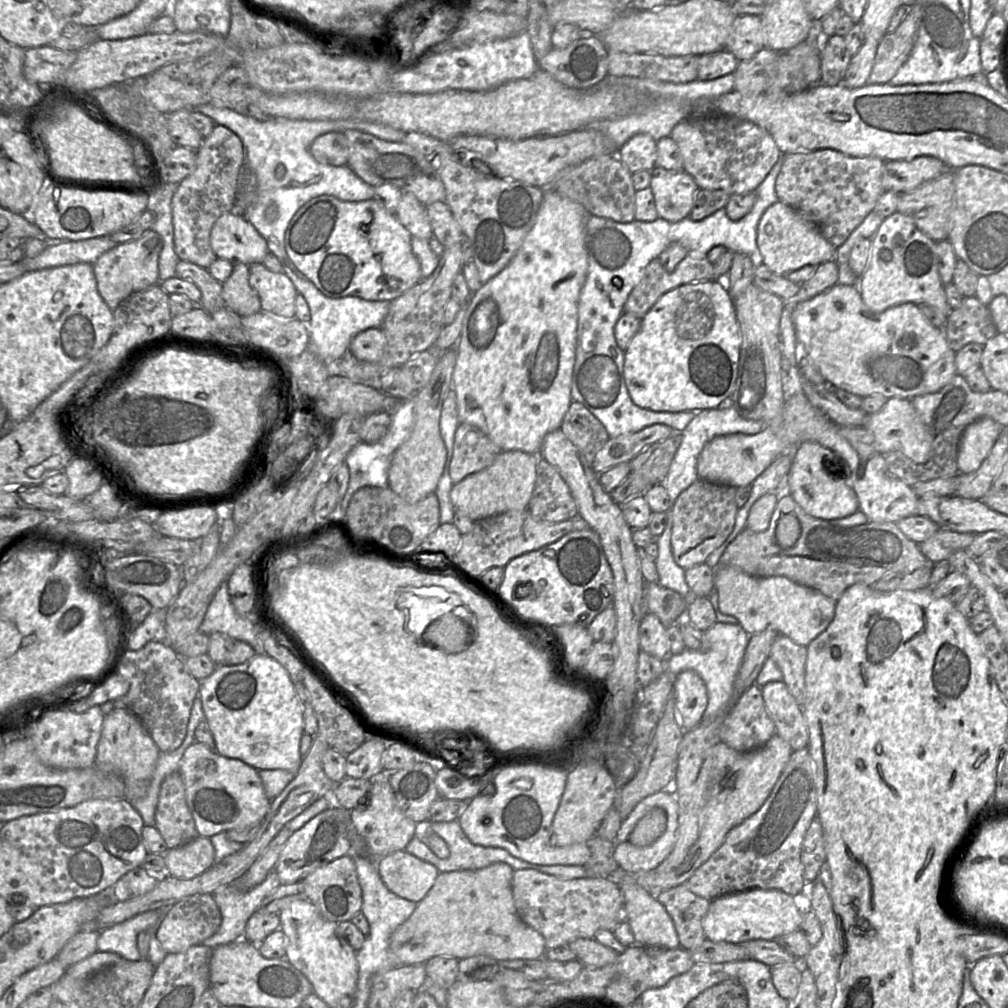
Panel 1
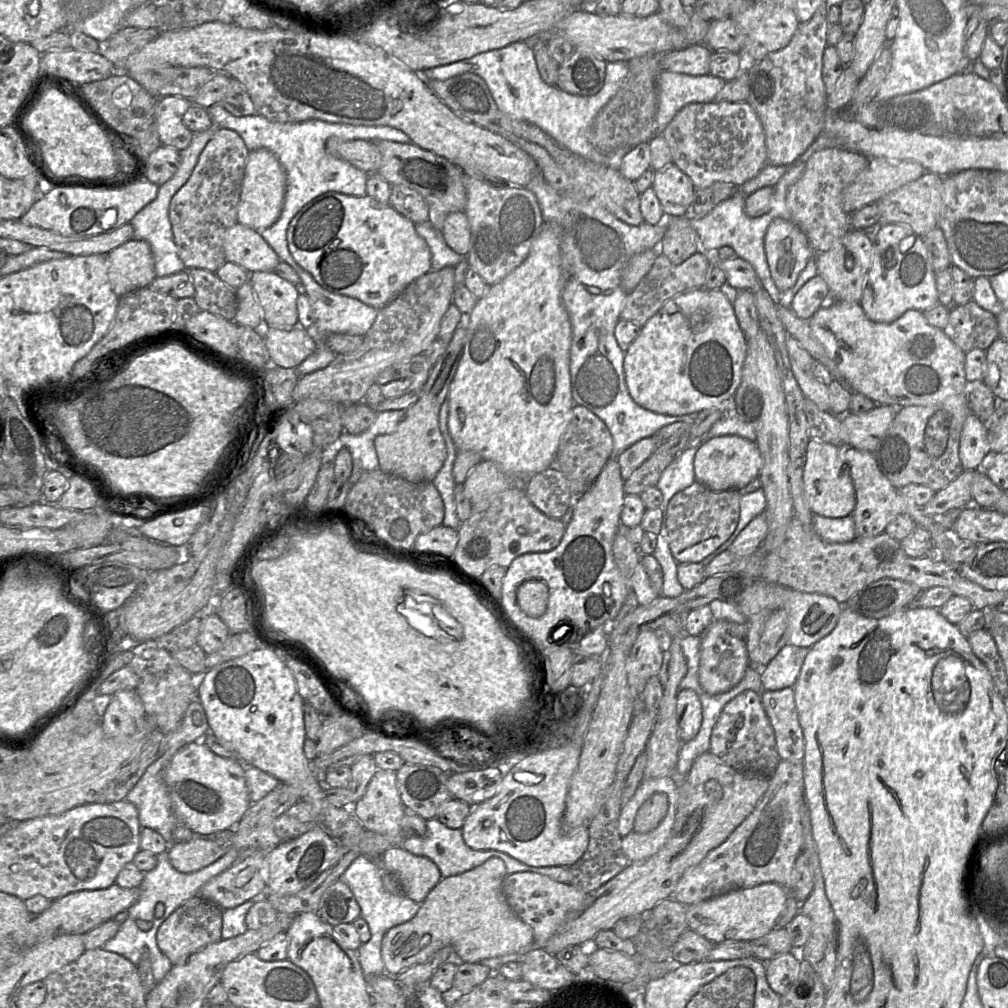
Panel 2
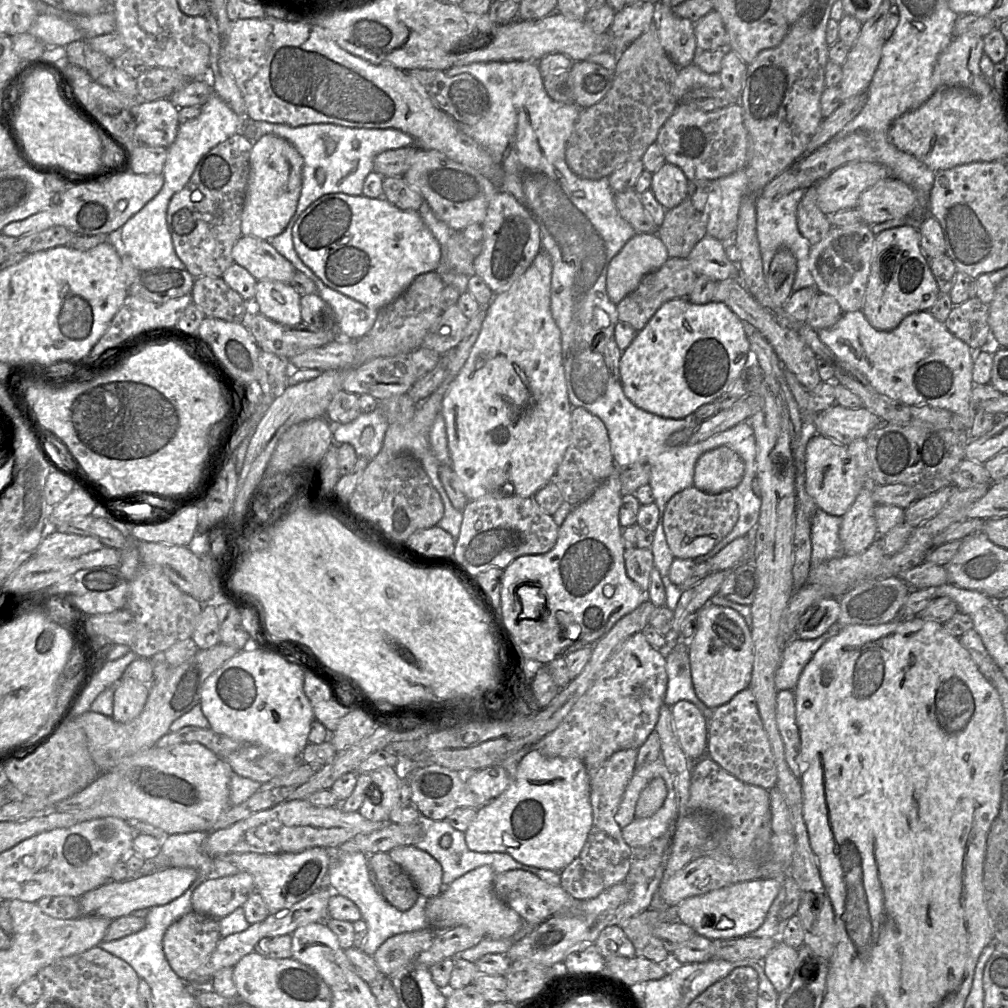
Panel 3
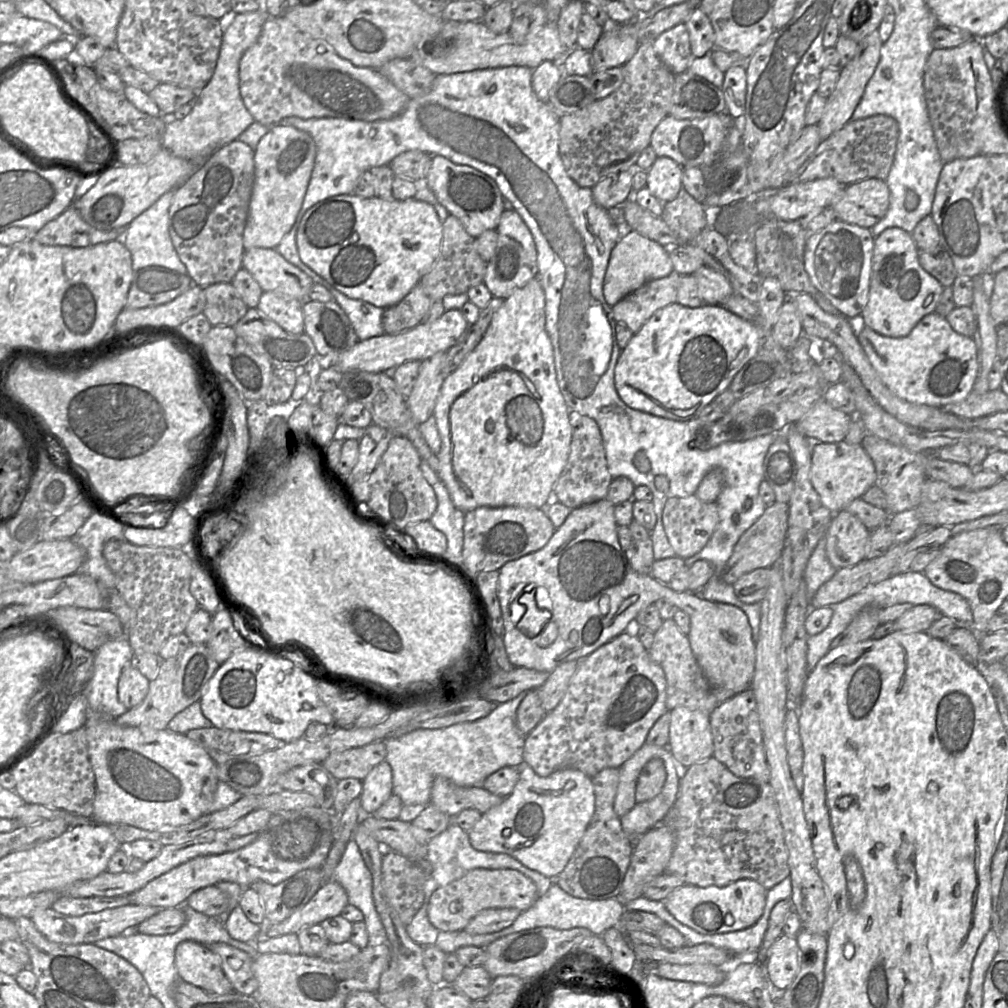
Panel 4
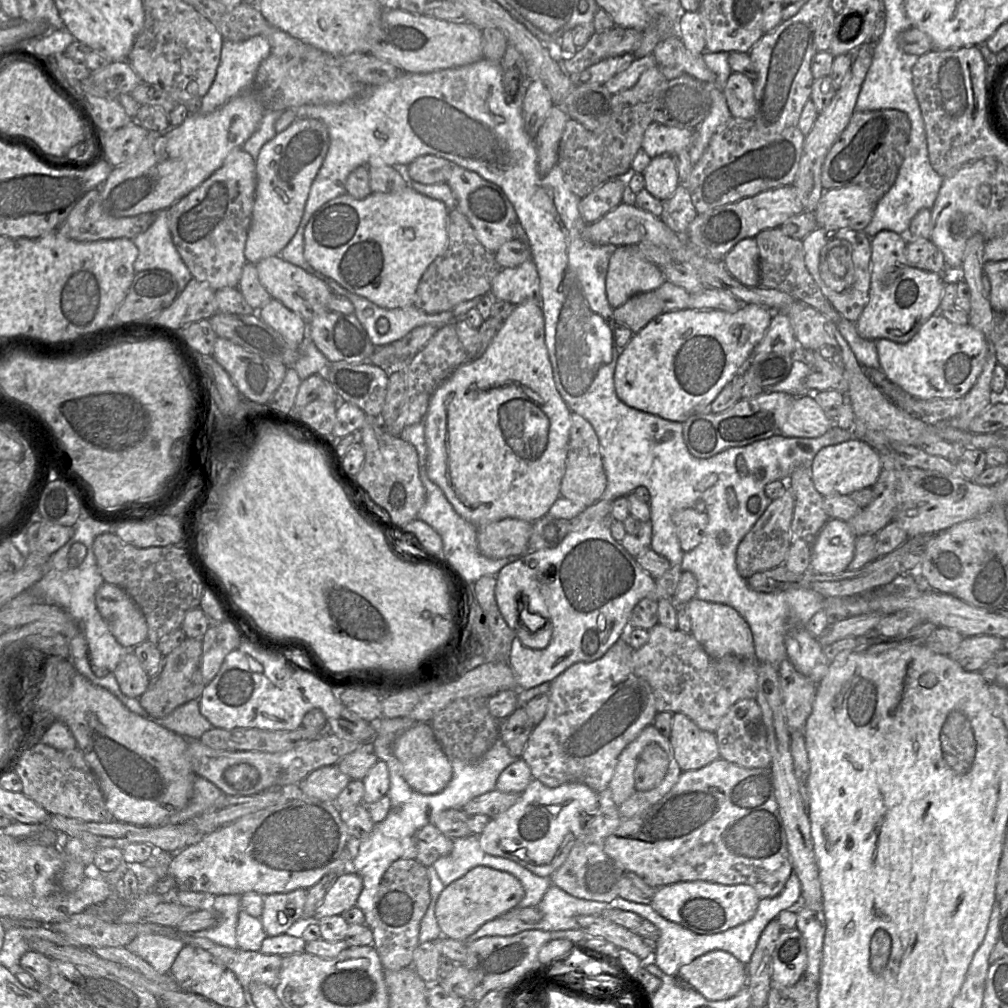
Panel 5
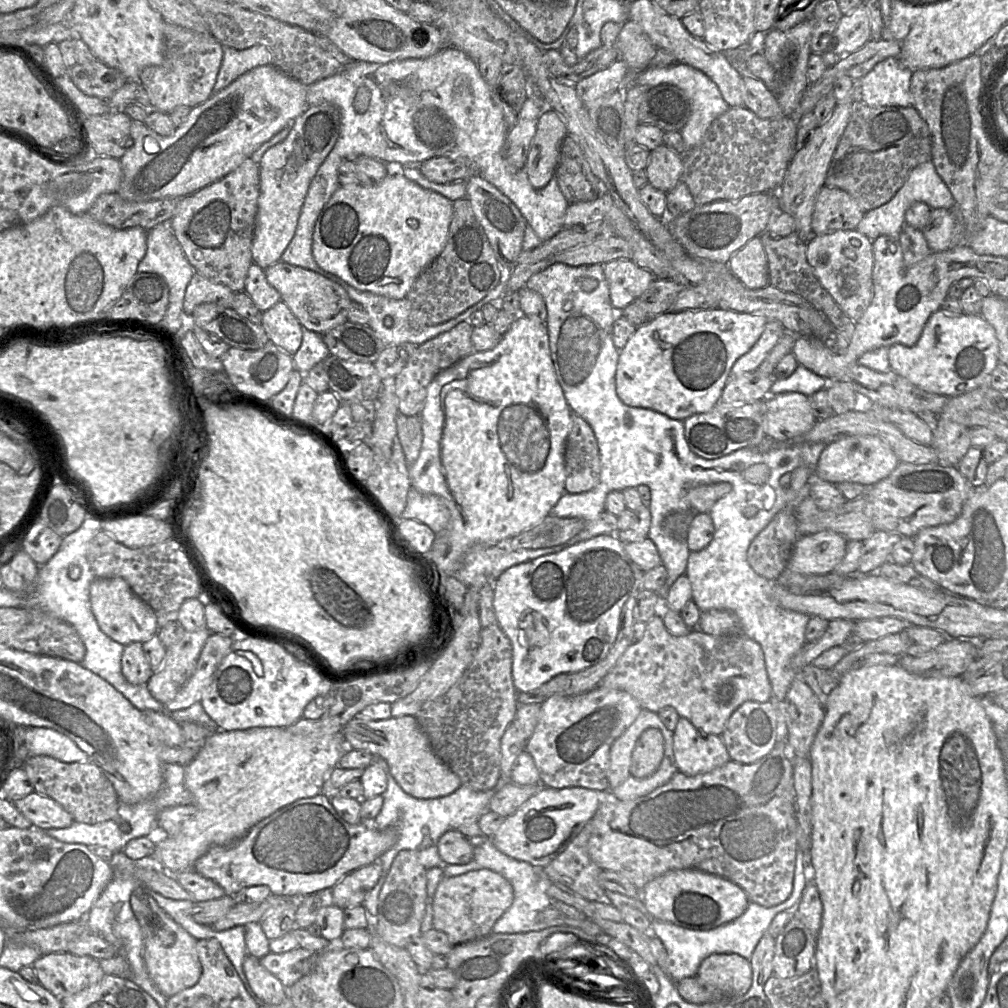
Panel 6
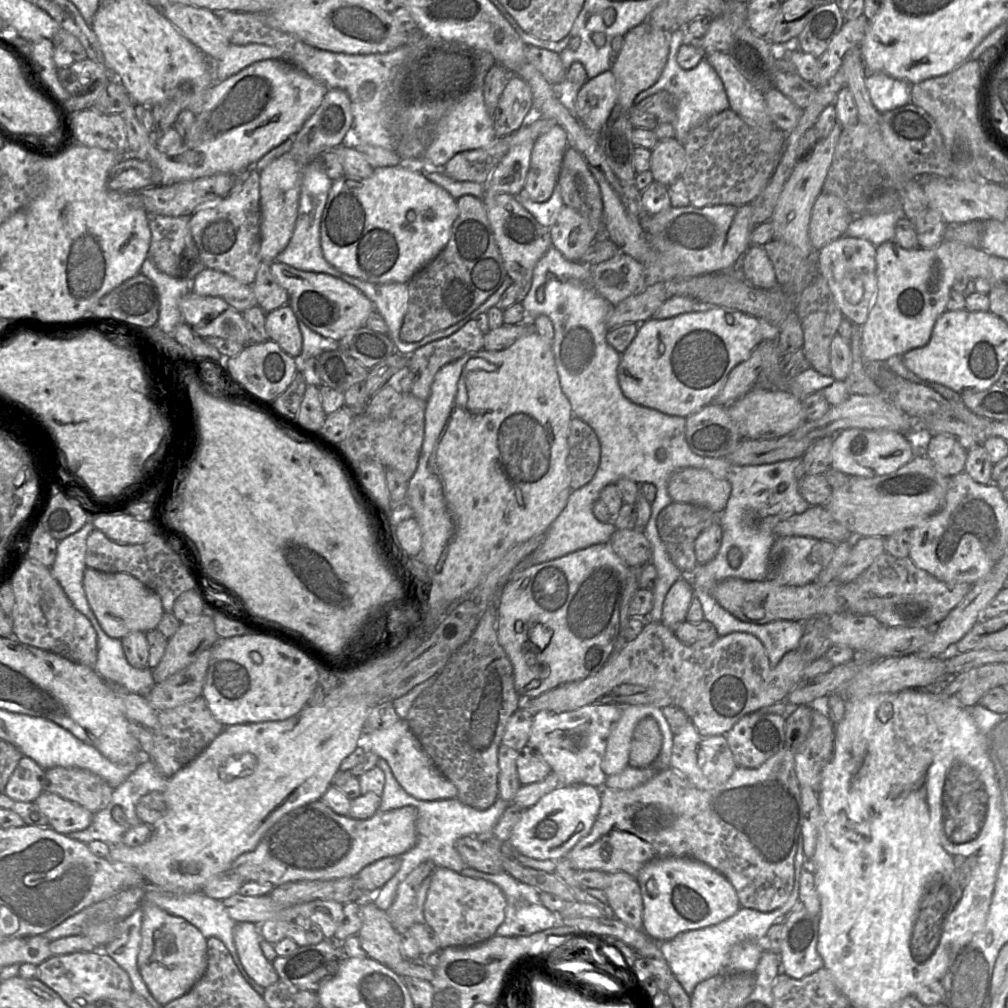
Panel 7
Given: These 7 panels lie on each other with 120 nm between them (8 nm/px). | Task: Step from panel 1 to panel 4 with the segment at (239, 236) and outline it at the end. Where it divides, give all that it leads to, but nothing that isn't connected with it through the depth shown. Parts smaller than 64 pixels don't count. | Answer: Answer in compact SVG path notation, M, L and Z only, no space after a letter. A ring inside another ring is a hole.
M251 248L242 258L245 268L263 291L272 291L300 301L307 299L314 281L289 263L276 249Z

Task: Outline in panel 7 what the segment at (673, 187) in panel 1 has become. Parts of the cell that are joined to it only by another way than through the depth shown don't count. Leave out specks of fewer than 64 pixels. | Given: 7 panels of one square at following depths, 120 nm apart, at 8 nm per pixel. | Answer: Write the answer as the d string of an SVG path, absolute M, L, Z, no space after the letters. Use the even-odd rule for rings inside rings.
M676 138L659 140L651 151L650 171L653 180L665 186L679 178L685 166L684 145Z

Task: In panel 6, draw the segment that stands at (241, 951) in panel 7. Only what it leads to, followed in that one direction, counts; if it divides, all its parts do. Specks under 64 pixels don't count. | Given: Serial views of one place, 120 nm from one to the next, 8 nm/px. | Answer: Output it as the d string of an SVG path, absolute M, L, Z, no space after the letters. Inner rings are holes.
M248 954L243 969L254 993L268 1005L278 1005L287 997L287 988L260 963L260 959Z

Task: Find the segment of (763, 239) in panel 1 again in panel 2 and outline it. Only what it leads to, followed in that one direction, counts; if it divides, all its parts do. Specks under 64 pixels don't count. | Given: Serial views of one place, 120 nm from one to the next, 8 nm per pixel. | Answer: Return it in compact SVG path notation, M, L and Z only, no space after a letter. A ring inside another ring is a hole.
M782 218L769 224L764 250L771 279L781 293L792 289L808 261L816 256L804 232Z

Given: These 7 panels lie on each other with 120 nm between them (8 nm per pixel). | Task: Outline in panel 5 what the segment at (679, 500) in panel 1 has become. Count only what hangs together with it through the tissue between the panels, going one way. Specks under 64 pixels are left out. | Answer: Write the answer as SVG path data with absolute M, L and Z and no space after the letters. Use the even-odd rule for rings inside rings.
M686 508L675 511L672 514L672 521L680 547L686 553L696 548L702 541L708 524L708 516L695 508Z

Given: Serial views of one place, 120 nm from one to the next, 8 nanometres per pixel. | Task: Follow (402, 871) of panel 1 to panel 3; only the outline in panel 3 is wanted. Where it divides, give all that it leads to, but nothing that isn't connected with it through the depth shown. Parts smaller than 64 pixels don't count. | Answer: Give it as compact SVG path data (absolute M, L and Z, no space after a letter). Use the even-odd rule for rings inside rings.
M400 846L389 852L414 881L420 895L431 899L443 891L443 870L440 863L429 853L415 846Z

